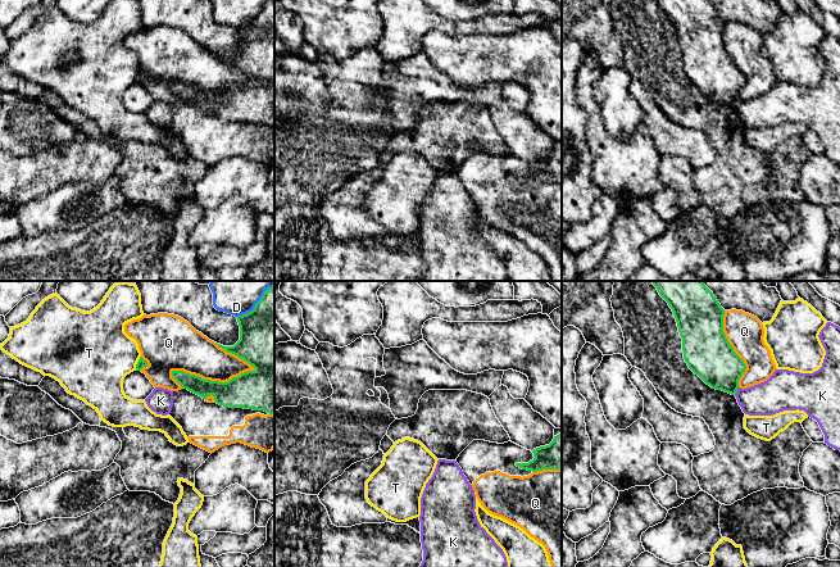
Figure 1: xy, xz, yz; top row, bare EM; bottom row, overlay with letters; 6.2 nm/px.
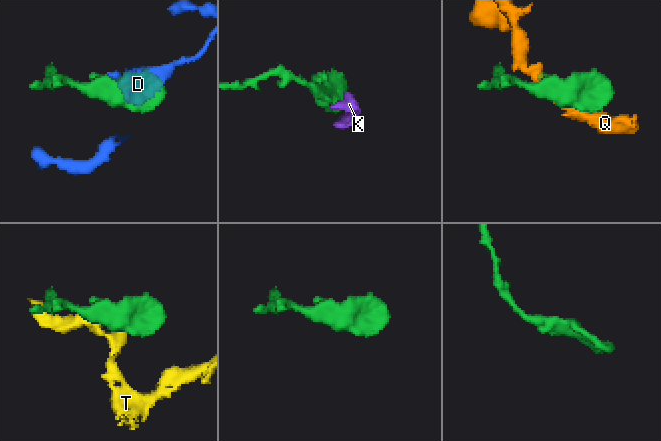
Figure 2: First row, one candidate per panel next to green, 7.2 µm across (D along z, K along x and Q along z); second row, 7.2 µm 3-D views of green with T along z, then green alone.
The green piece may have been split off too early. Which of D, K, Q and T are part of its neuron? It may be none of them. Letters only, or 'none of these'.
none of these

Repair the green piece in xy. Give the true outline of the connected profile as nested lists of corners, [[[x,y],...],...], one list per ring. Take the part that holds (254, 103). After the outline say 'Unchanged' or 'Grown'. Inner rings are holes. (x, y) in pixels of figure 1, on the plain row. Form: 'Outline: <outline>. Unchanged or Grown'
Outline: [[[268,0],[260,13],[255,17],[254,22],[246,27],[236,30],[239,38],[240,38],[240,53],[233,58],[233,59],[223,59],[221,56],[217,56],[219,60],[224,62],[227,65],[235,67],[239,71],[244,72],[248,74],[250,78],[253,78],[255,82],[254,83],[248,83],[241,86],[237,90],[231,91],[227,95],[219,95],[219,94],[210,94],[210,92],[204,92],[199,89],[186,86],[183,83],[172,83],[172,90],[183,100],[187,101],[189,104],[201,109],[203,112],[206,112],[208,109],[213,108],[214,113],[217,117],[223,118],[223,119],[230,119],[230,121],[244,121],[244,122],[253,122],[253,123],[264,123],[269,127],[274,127],[274,0]]]. Unchanged

